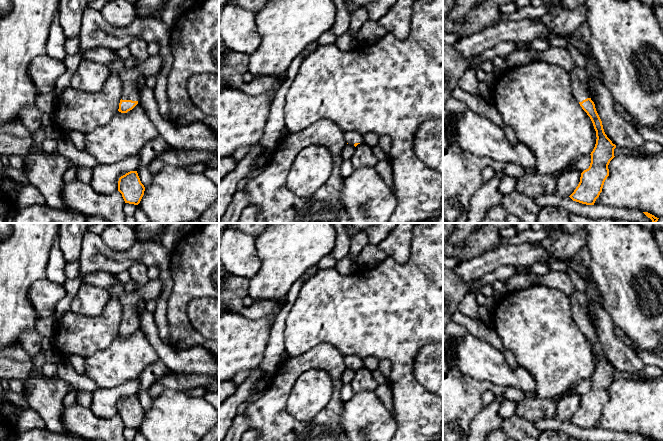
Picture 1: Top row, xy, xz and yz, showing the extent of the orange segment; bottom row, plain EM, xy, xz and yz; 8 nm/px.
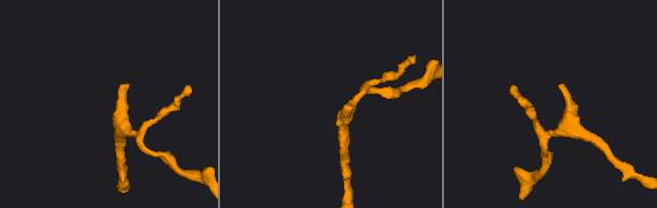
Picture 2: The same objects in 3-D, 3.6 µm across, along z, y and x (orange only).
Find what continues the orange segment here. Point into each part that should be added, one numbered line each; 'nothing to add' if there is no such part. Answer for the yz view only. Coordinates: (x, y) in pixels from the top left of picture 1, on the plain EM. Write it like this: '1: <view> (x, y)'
1: yz (578, 299)

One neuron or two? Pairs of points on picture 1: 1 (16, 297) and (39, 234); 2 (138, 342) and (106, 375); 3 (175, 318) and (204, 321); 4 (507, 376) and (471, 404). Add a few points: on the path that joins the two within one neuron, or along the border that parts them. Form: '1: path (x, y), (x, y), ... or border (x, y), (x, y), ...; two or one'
1: path (16, 281), (16, 266), (27, 250); one
2: path (131, 350), (114, 367); one
3: border (194, 298), (187, 306), (187, 317), (204, 338); two
4: border (473, 377), (496, 385), (513, 386), (518, 389); two

